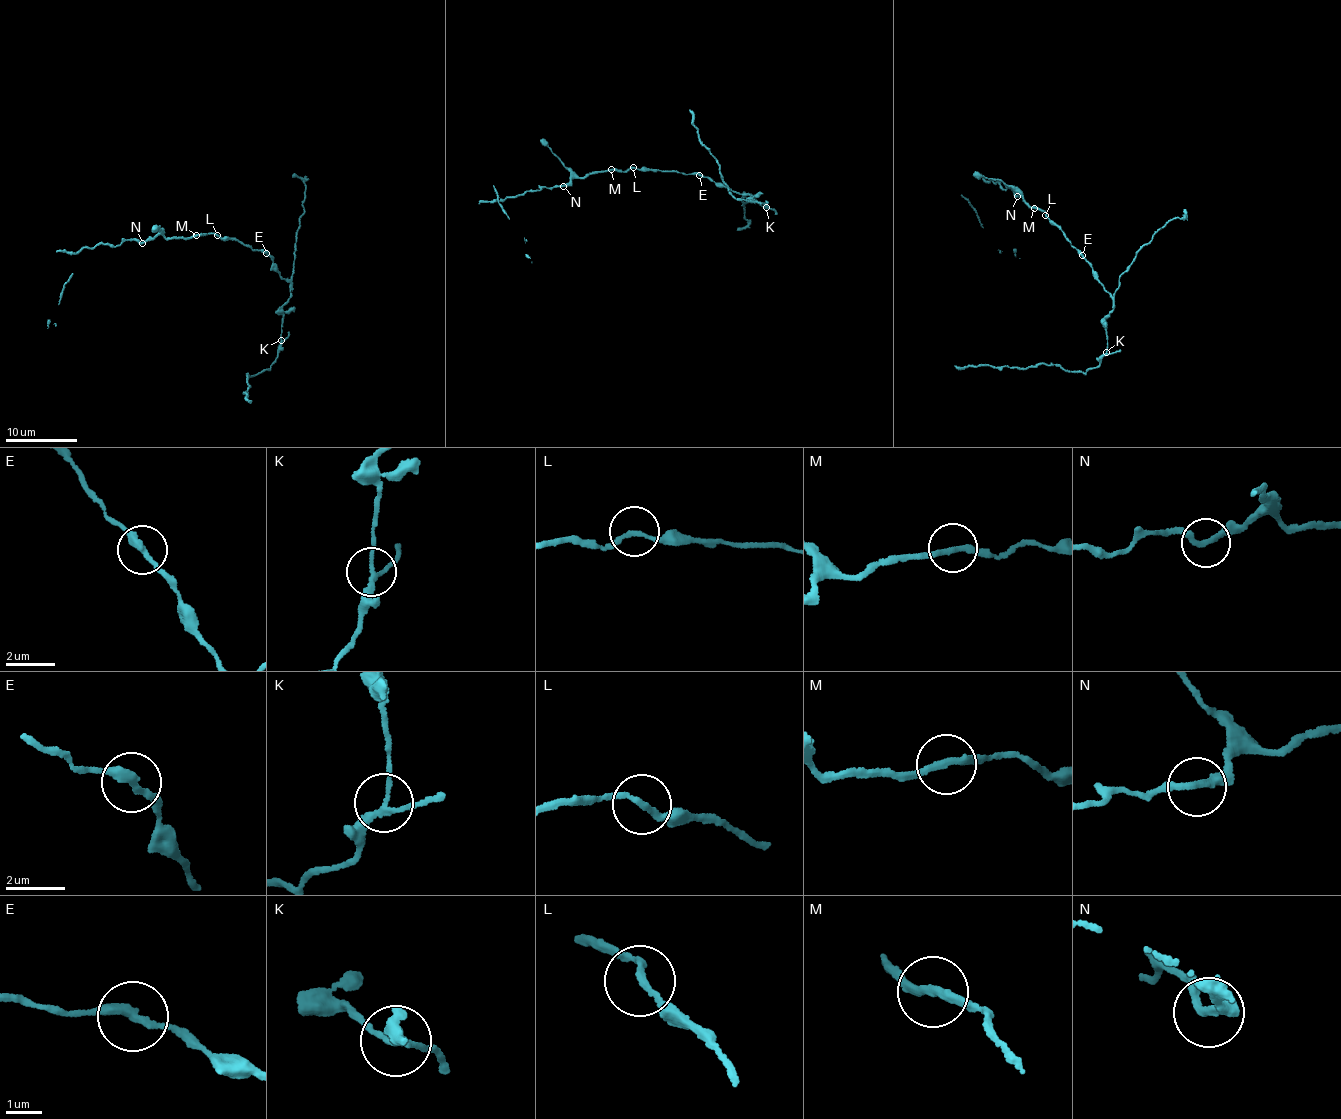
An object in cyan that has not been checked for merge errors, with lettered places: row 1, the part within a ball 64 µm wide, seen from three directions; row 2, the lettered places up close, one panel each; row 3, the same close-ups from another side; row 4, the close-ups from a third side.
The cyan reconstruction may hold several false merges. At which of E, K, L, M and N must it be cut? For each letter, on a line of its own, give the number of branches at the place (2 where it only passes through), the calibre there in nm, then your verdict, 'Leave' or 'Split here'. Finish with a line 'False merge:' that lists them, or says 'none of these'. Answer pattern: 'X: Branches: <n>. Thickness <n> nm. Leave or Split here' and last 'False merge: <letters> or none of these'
E: Branches: 2. Thickness 280 nm. Split here
K: Branches: 3. Thickness 170 nm. Split here
L: Branches: 2. Thickness 170 nm. Leave
M: Branches: 2. Thickness 240 nm. Leave
N: Branches: 2. Thickness 220 nm. Leave
False merge: E, K

